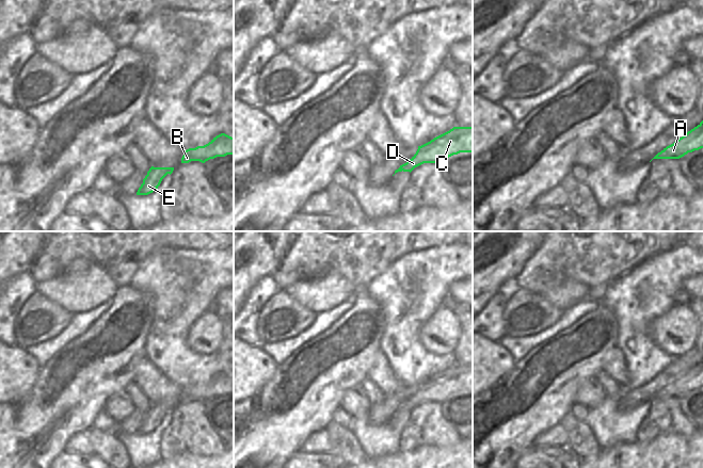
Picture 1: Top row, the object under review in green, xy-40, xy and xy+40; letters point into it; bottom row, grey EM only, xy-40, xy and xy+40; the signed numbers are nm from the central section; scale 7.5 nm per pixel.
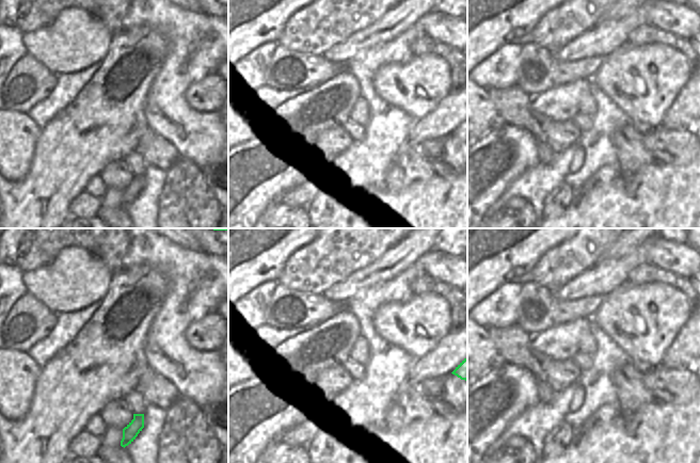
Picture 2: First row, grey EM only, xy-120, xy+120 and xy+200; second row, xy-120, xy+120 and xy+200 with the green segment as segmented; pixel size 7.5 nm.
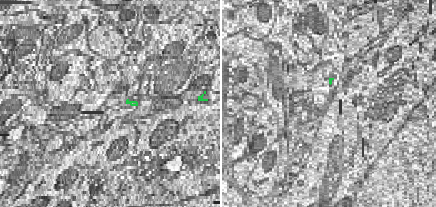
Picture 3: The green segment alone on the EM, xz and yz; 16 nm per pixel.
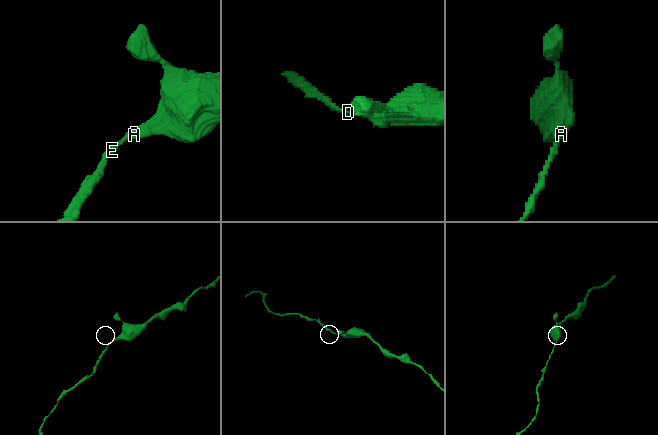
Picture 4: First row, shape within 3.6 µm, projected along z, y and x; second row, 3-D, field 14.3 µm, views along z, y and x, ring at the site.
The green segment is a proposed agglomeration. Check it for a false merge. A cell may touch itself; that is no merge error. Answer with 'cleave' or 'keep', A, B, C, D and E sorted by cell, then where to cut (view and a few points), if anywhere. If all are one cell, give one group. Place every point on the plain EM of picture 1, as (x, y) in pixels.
keep; A B C D E; no cut

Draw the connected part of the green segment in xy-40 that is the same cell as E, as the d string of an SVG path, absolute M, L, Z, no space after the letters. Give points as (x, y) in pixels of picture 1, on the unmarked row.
M151 405L147 410L147 414L143 418L143 422L139 426L137 434L148 434L156 430L160 424L162 418L172 413L174 406L154 406Z

